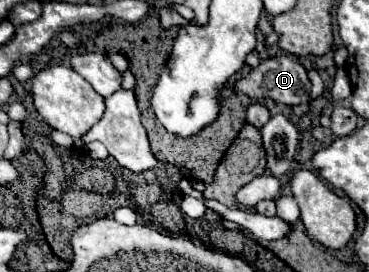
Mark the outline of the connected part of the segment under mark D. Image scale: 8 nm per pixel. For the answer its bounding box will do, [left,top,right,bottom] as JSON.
[235,55,311,107]

